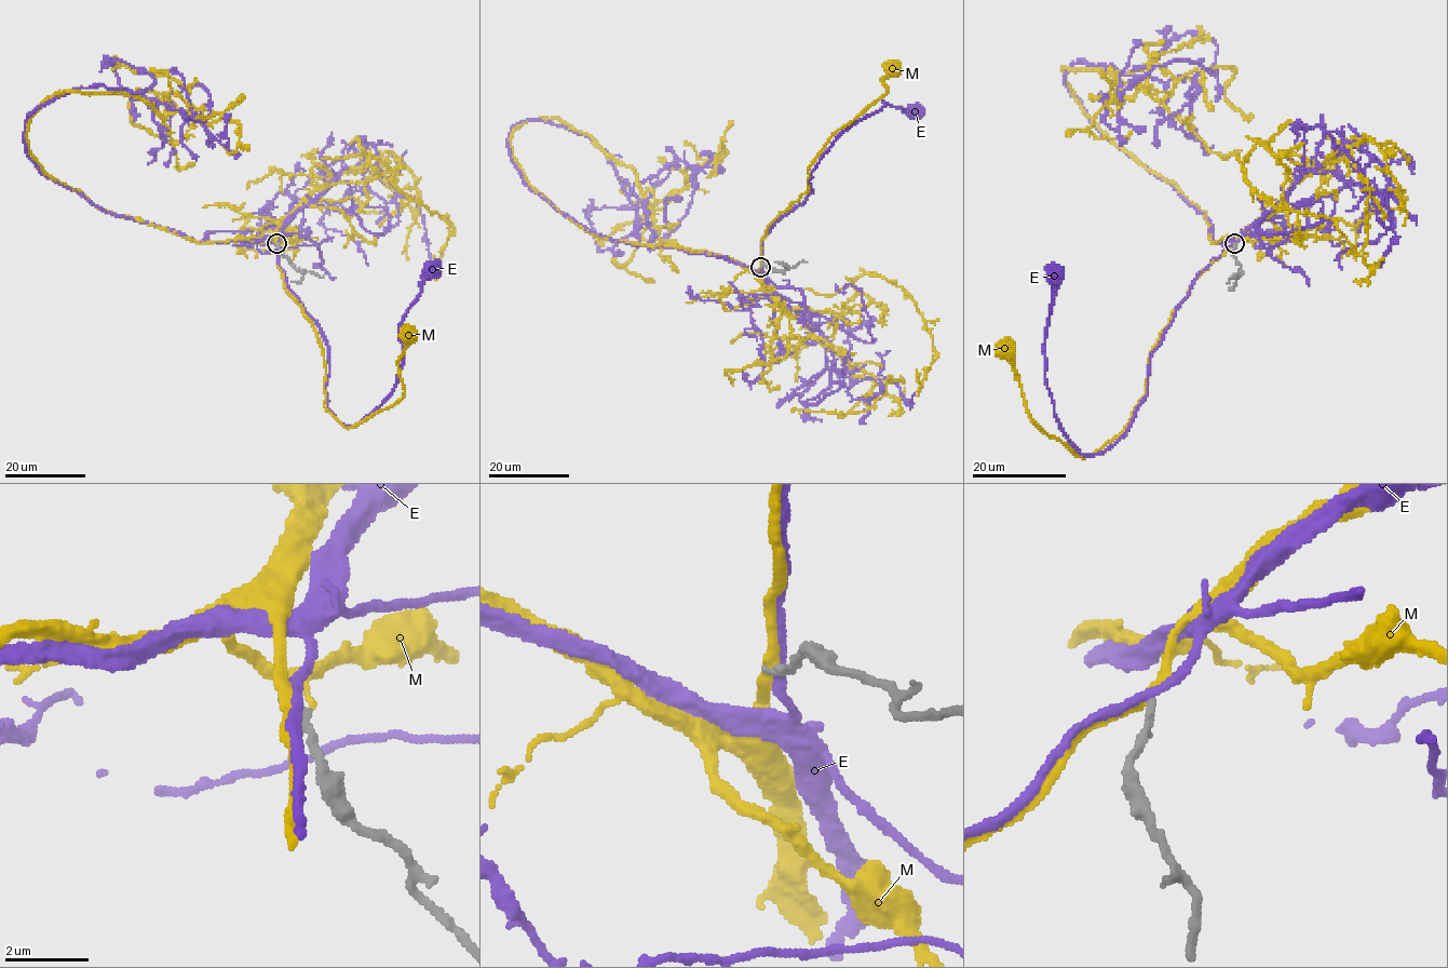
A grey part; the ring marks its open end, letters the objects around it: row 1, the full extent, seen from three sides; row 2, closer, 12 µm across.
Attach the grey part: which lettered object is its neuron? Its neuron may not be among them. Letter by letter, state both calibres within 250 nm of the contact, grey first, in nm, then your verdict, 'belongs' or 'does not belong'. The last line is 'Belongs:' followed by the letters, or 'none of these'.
E: 200/200 nm | does not belong
M: 200/240 nm | does not belong
Belongs: none of these

